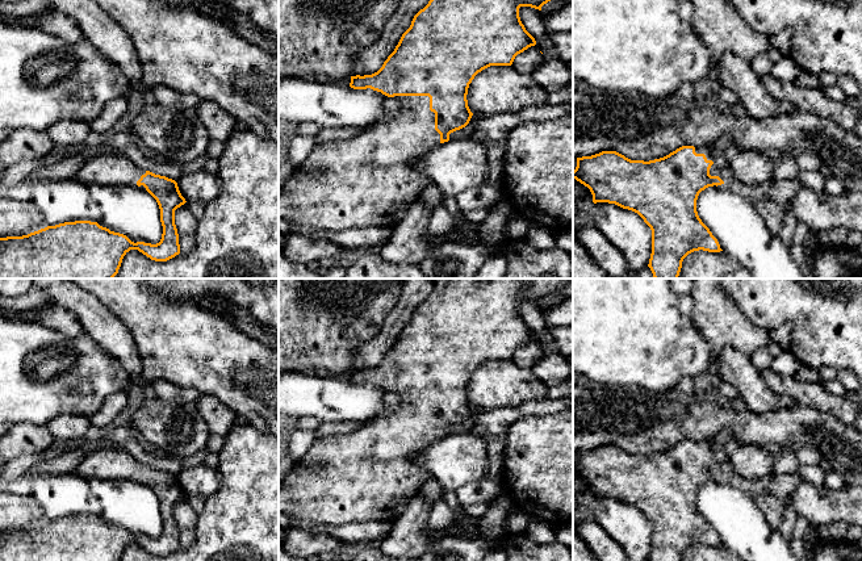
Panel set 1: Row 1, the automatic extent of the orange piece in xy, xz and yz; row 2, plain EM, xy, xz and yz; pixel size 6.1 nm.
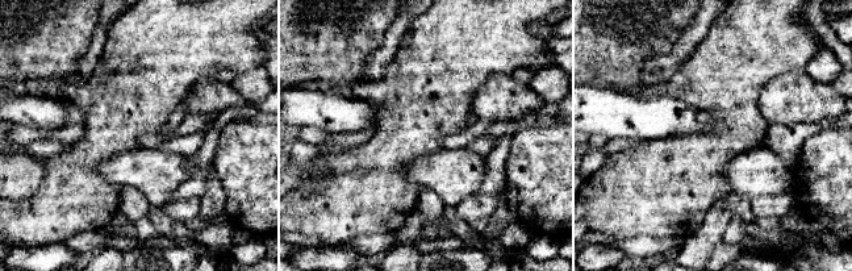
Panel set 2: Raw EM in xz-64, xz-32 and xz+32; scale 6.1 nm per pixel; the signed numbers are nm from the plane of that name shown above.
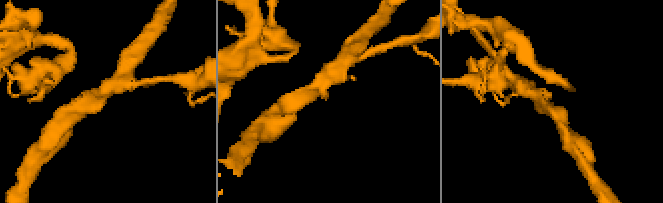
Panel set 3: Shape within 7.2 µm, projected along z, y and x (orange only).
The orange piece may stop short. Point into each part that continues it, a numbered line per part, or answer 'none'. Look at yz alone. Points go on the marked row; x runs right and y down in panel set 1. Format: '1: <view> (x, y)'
1: yz (773, 212)

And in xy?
1: xy (112, 170)

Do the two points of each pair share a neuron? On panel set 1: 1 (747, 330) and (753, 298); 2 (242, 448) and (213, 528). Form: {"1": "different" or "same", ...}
{"1": "different", "2": "same"}

